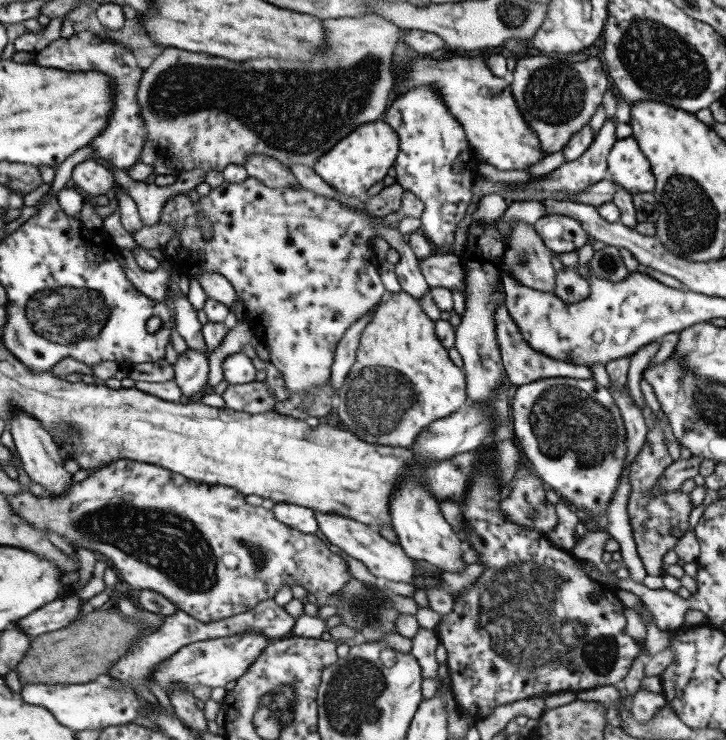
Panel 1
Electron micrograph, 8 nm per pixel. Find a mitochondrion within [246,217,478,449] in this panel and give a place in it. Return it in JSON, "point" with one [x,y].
{"point":[377,398]}

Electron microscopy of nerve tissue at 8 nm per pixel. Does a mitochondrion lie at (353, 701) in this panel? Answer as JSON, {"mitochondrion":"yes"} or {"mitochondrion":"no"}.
{"mitochondrion":"yes"}

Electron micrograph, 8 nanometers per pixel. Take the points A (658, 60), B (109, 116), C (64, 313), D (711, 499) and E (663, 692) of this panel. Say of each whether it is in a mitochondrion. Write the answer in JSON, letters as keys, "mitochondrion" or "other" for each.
{"A":"mitochondrion","B":"other","C":"mitochondrion","D":"other","E":"other"}

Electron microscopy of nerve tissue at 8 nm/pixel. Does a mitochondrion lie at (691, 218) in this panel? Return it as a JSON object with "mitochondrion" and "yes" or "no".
{"mitochondrion":"yes"}

